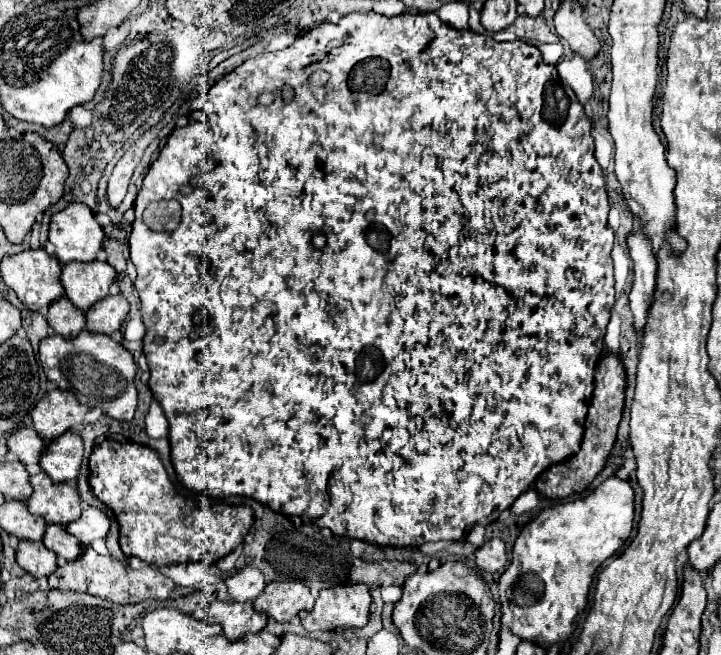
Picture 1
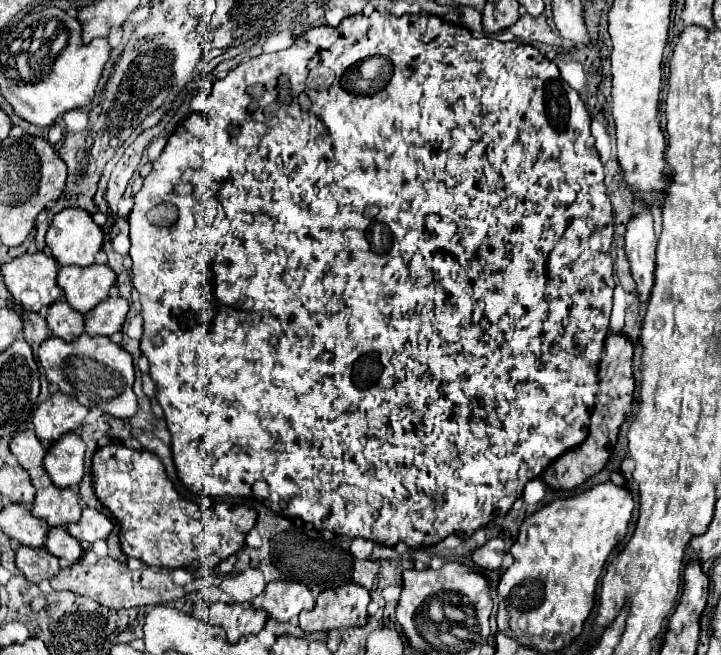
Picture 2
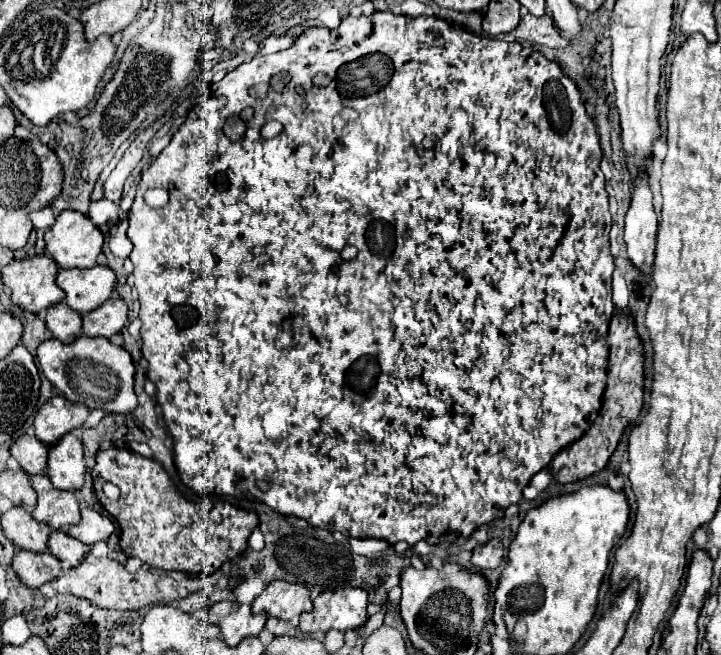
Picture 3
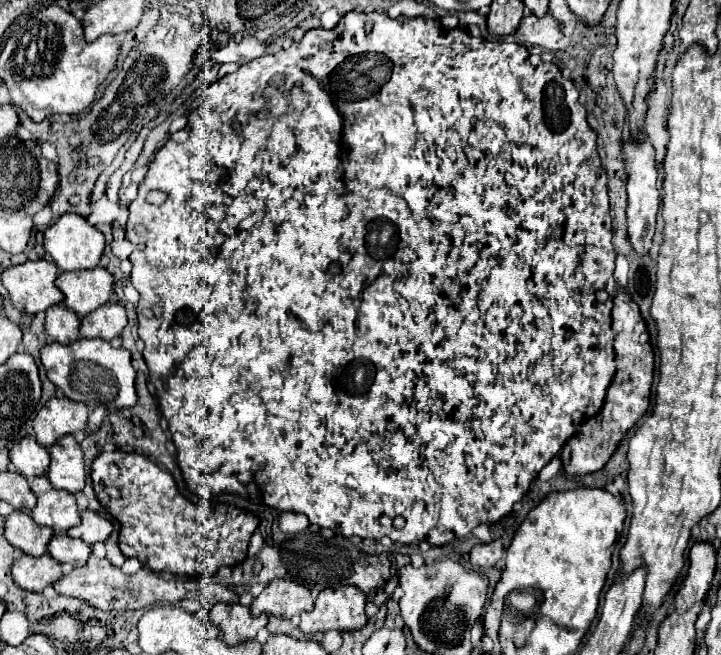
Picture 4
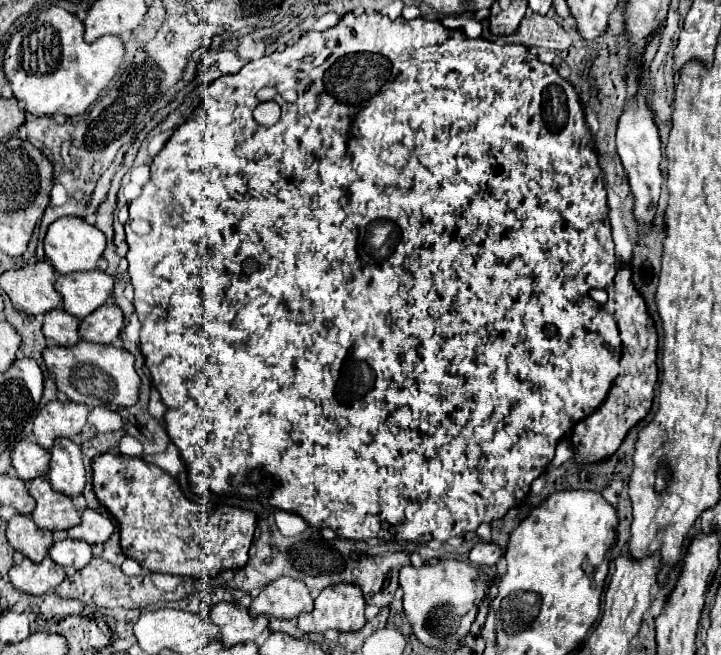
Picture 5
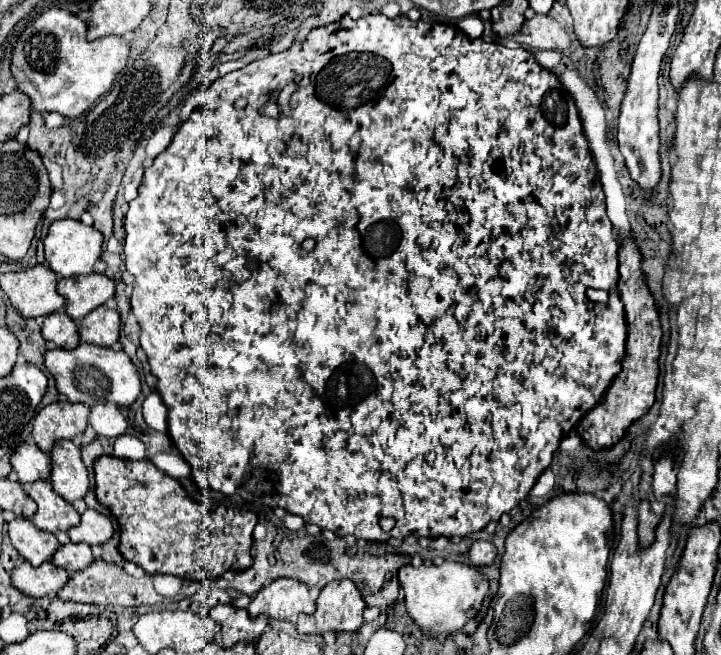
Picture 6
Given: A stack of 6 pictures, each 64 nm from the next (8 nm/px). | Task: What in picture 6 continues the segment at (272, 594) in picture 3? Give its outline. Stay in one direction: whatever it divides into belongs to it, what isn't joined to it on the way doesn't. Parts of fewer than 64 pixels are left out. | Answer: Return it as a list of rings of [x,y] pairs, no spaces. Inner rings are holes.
[[[278,578],[264,586],[250,602],[250,616],[266,614],[274,620],[294,620],[298,614],[312,614],[316,602],[310,598],[306,584],[292,578]]]

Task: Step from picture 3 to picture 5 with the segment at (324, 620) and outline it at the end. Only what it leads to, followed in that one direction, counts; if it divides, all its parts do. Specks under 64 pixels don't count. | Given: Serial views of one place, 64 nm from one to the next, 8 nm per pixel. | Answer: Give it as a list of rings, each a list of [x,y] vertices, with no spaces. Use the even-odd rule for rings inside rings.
[[[340,582],[334,586],[328,586],[320,592],[320,596],[314,602],[314,610],[310,614],[300,614],[298,616],[298,628],[304,634],[310,632],[326,632],[326,630],[338,630],[338,632],[356,632],[364,626],[364,596],[362,590],[354,584]]]

